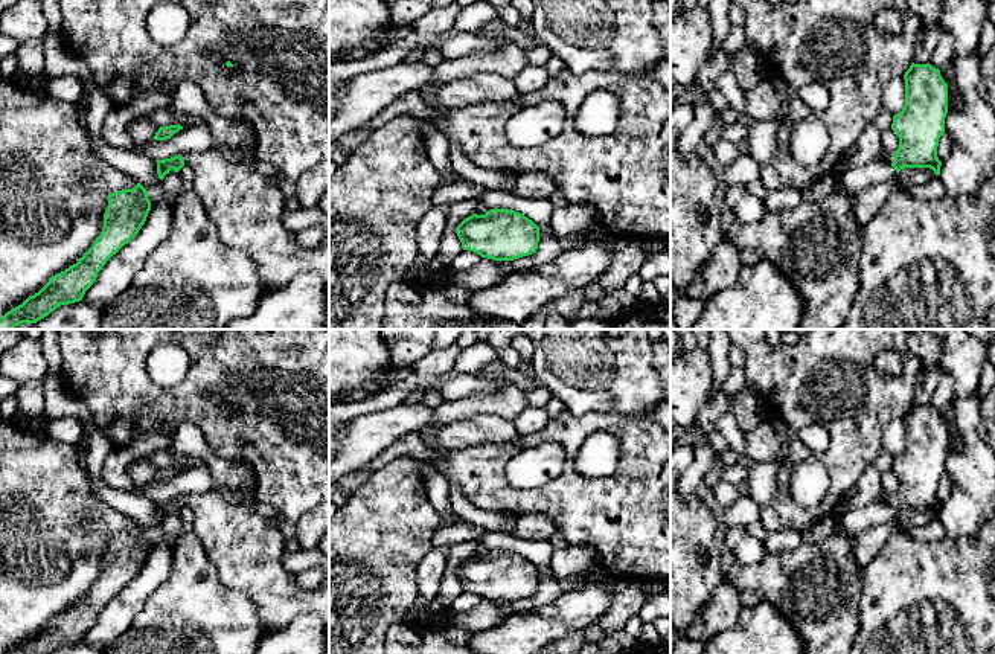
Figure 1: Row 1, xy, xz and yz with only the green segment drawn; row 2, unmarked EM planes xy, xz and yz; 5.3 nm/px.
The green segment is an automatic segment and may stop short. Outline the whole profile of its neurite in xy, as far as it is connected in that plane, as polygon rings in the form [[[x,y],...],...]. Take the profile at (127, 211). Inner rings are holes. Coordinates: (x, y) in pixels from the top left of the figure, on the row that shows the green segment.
[[[137,183],[133,189],[110,194],[107,200],[104,227],[93,245],[76,264],[52,276],[38,293],[2,316],[0,329],[37,323],[59,305],[82,300],[107,261],[139,233],[151,210],[146,189]]]

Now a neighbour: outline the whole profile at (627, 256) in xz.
[[[616,238],[605,247],[611,252],[611,264],[596,282],[611,294],[622,290],[625,282],[640,271],[648,256],[635,239]]]

